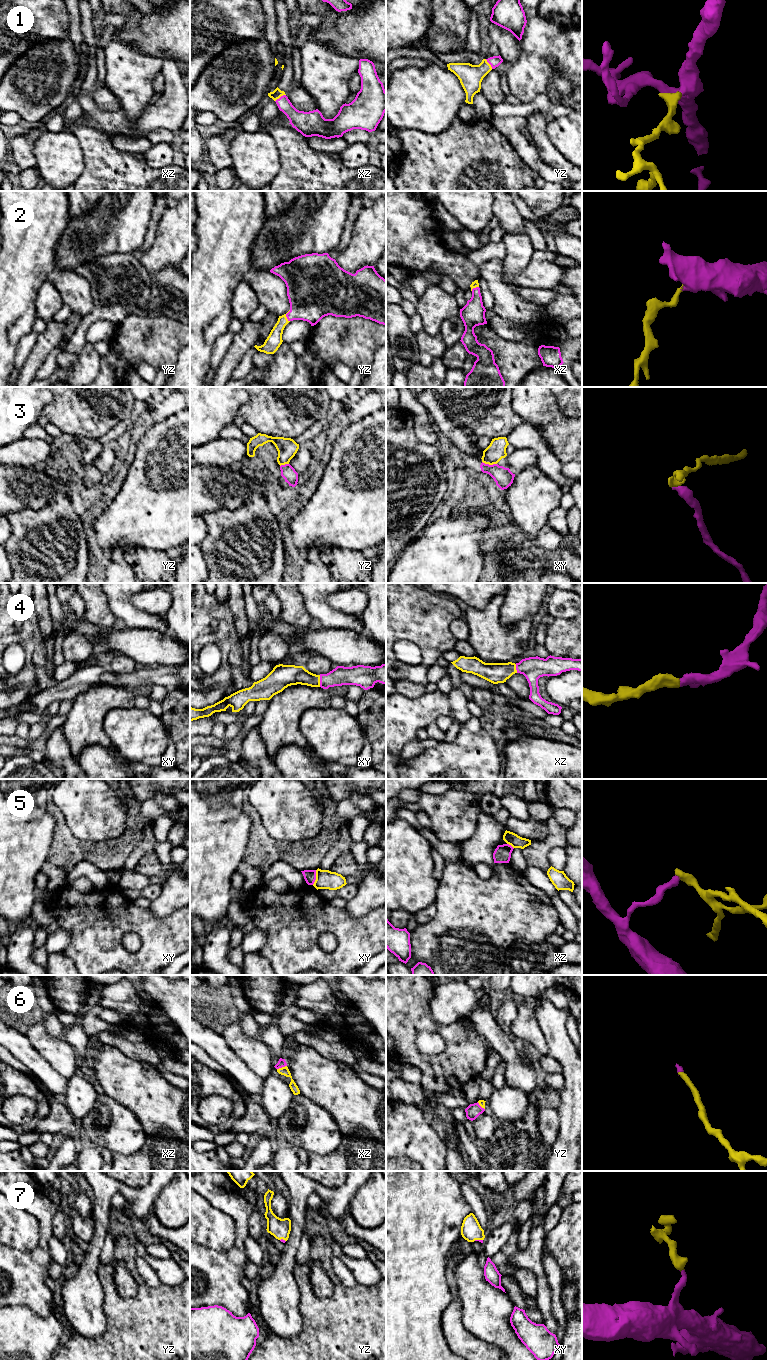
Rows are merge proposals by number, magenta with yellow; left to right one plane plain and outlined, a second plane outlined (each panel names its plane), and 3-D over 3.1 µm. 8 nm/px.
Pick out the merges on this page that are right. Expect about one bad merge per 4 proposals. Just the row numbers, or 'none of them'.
1, 2, 4, 6, 7

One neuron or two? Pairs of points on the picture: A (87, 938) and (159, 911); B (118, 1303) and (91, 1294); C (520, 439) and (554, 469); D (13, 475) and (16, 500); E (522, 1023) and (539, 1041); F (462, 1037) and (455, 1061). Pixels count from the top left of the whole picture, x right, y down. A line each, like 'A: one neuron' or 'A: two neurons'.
A: two neurons
B: two neurons
C: one neuron
D: one neuron
E: one neuron
F: one neuron

